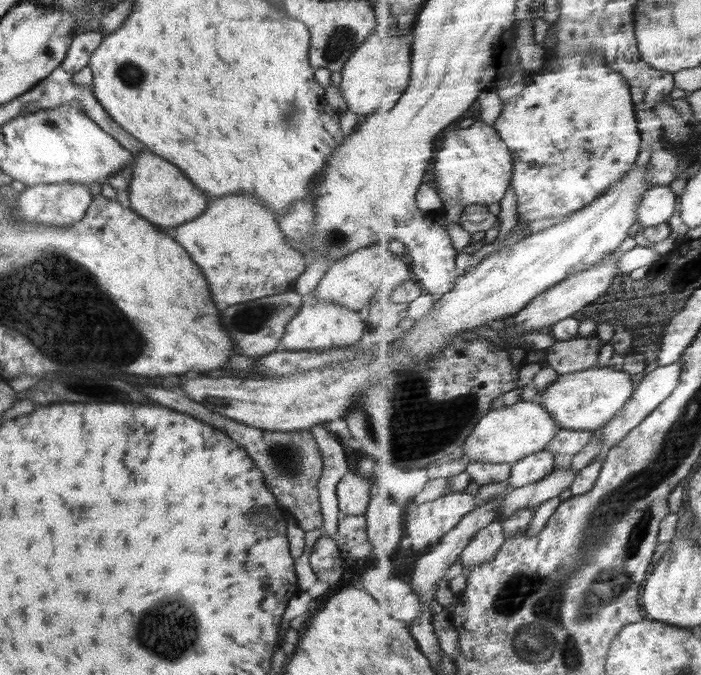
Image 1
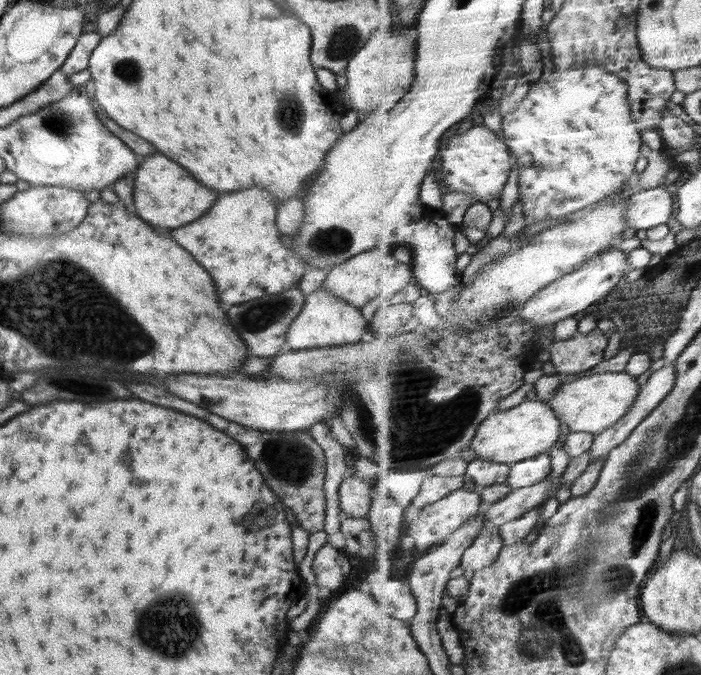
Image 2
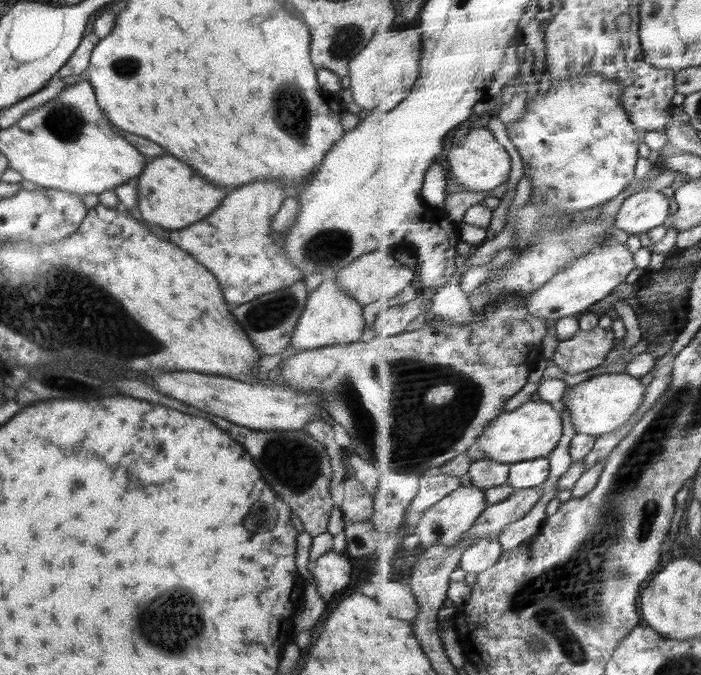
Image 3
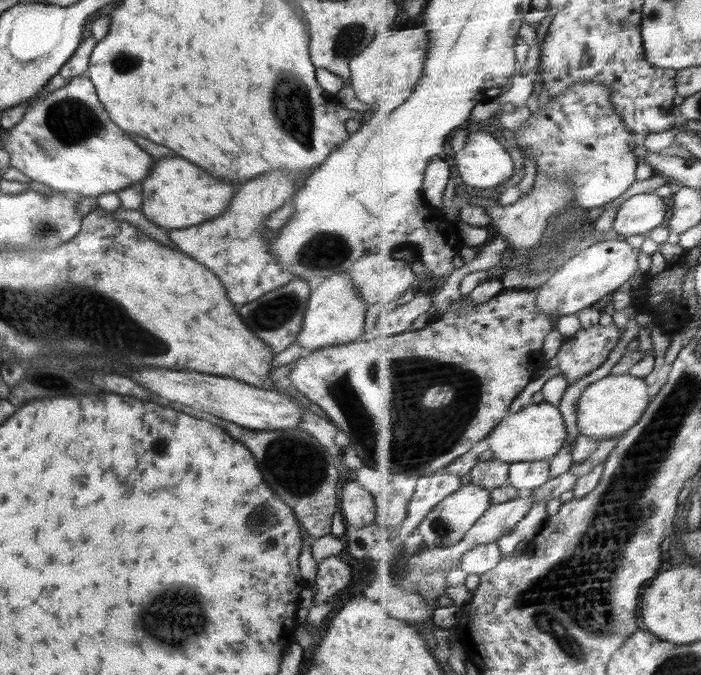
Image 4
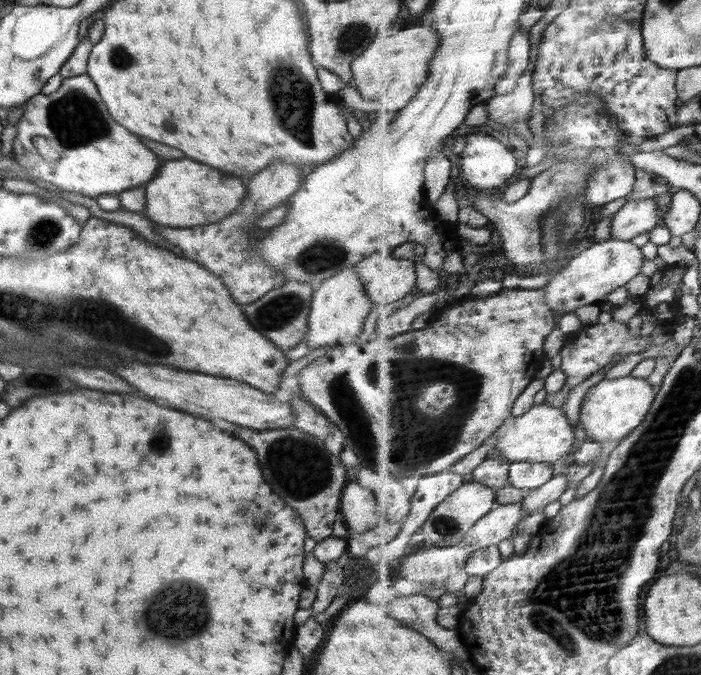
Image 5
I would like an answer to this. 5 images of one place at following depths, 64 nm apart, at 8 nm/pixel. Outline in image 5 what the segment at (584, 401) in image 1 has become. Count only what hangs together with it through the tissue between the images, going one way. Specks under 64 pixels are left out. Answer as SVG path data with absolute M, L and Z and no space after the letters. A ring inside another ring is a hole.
M627 376L624 378L606 379L594 386L585 399L581 423L587 436L598 442L615 441L622 443L648 417L658 393L647 379Z

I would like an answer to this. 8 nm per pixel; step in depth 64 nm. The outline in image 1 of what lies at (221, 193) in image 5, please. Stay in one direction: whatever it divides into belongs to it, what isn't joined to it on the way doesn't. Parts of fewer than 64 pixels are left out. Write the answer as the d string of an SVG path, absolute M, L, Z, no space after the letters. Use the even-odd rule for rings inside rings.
M140 151L133 157L133 171L130 185L128 185L128 198L130 207L142 218L159 227L178 226L200 216L206 209L208 200L206 196L196 190L184 174L172 166L170 162L158 158L152 152Z

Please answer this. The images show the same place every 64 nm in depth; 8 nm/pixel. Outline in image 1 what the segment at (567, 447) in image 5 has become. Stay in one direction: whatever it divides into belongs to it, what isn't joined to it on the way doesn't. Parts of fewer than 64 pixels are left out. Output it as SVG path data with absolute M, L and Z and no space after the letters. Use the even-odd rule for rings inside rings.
M519 401L509 407L492 409L464 443L463 452L471 462L517 463L524 457L542 452L556 437L561 426L541 403Z

